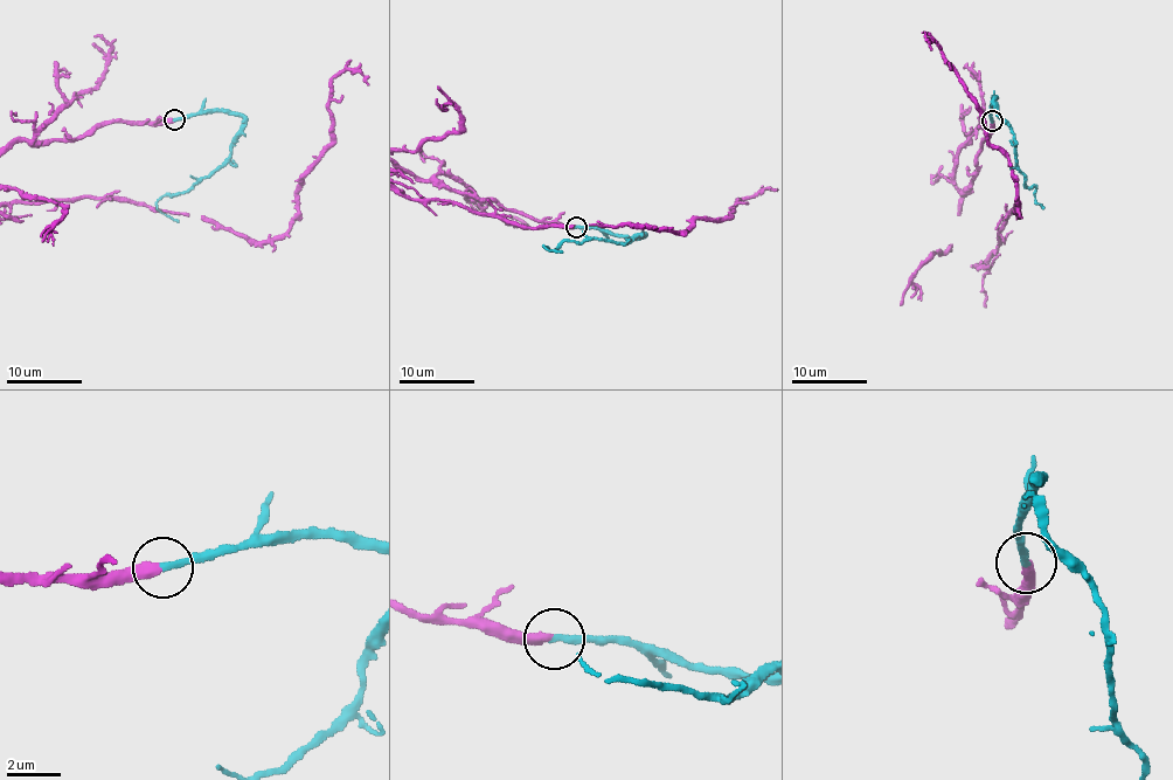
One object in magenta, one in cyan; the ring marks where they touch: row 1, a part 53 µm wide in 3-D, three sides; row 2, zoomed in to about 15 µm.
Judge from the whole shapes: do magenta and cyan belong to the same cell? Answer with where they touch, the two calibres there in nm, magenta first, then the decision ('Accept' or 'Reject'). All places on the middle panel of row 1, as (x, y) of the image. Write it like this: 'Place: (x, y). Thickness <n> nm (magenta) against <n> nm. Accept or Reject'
Place: (576, 227). Thickness 440 nm (magenta) against 280 nm. Accept

